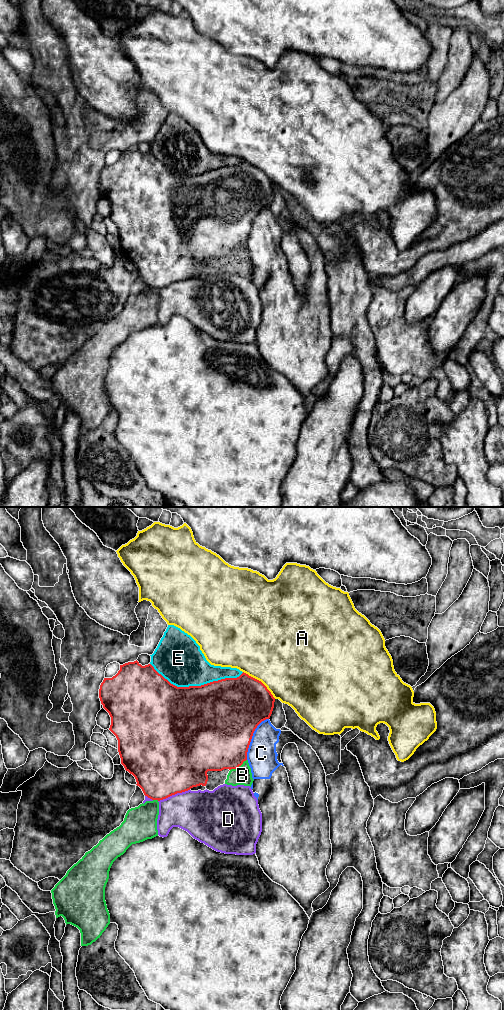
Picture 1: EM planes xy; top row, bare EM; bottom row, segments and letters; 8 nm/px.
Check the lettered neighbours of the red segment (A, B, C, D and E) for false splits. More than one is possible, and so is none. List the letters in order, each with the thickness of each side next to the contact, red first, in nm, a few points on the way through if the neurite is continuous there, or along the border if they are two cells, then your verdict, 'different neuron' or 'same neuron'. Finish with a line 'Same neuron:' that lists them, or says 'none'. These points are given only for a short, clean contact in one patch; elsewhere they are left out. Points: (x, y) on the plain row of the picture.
A: calibres 440 and 500 nm; different neuron
B: calibres 460 and 150 nm; different neuron
C: calibres 500 and 240 nm; different neuron
D: calibres 500 and 360 nm; different neuron
E: calibres 500 and 360 nm; different neuron
Same neuron: none

